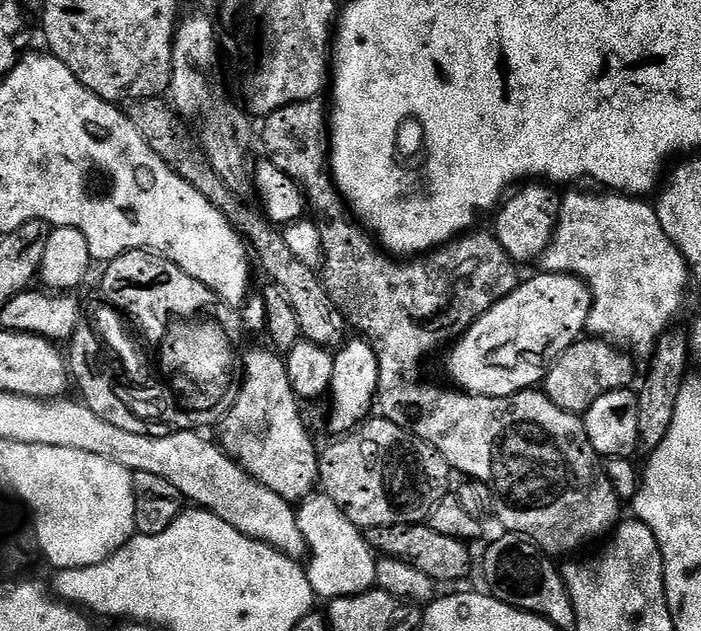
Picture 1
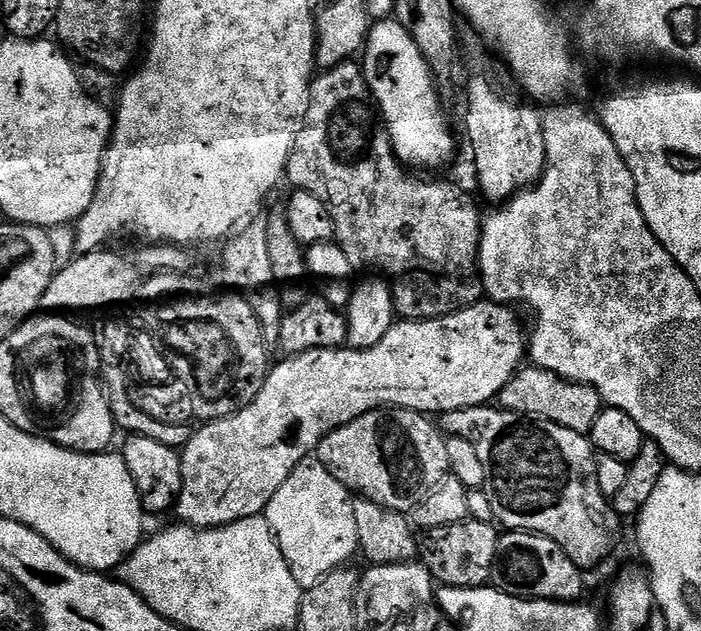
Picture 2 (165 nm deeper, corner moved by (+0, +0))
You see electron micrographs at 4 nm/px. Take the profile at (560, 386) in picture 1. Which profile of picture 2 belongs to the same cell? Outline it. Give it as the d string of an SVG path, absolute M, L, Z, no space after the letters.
M535 366L521 367L516 377L500 392L498 404L508 412L548 420L552 424L566 426L566 430L585 434L591 433L594 422L602 411L598 390L594 390L589 384L573 384L571 380L564 380L550 370Z

